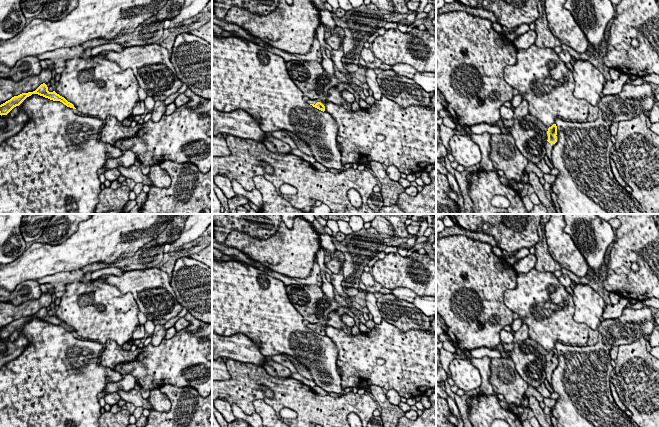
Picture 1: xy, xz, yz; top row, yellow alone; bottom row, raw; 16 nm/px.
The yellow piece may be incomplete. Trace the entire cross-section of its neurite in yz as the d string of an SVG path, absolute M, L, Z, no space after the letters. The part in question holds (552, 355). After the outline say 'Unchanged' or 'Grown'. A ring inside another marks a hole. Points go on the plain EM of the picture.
M553 348L551 351L548 352L546 355L546 379L551 384L551 377L554 369L558 365L558 359L557 359L557 350L556 348Z. Grown

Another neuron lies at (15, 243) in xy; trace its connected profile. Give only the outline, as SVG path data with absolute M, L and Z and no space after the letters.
M0 214L0 264L9 264L26 250L20 226L24 214Z

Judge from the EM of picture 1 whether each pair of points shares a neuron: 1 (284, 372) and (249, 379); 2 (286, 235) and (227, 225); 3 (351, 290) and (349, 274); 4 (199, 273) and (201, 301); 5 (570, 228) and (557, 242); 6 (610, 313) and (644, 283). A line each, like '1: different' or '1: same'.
1: different
2: different
3: same
4: same
5: different
6: different

